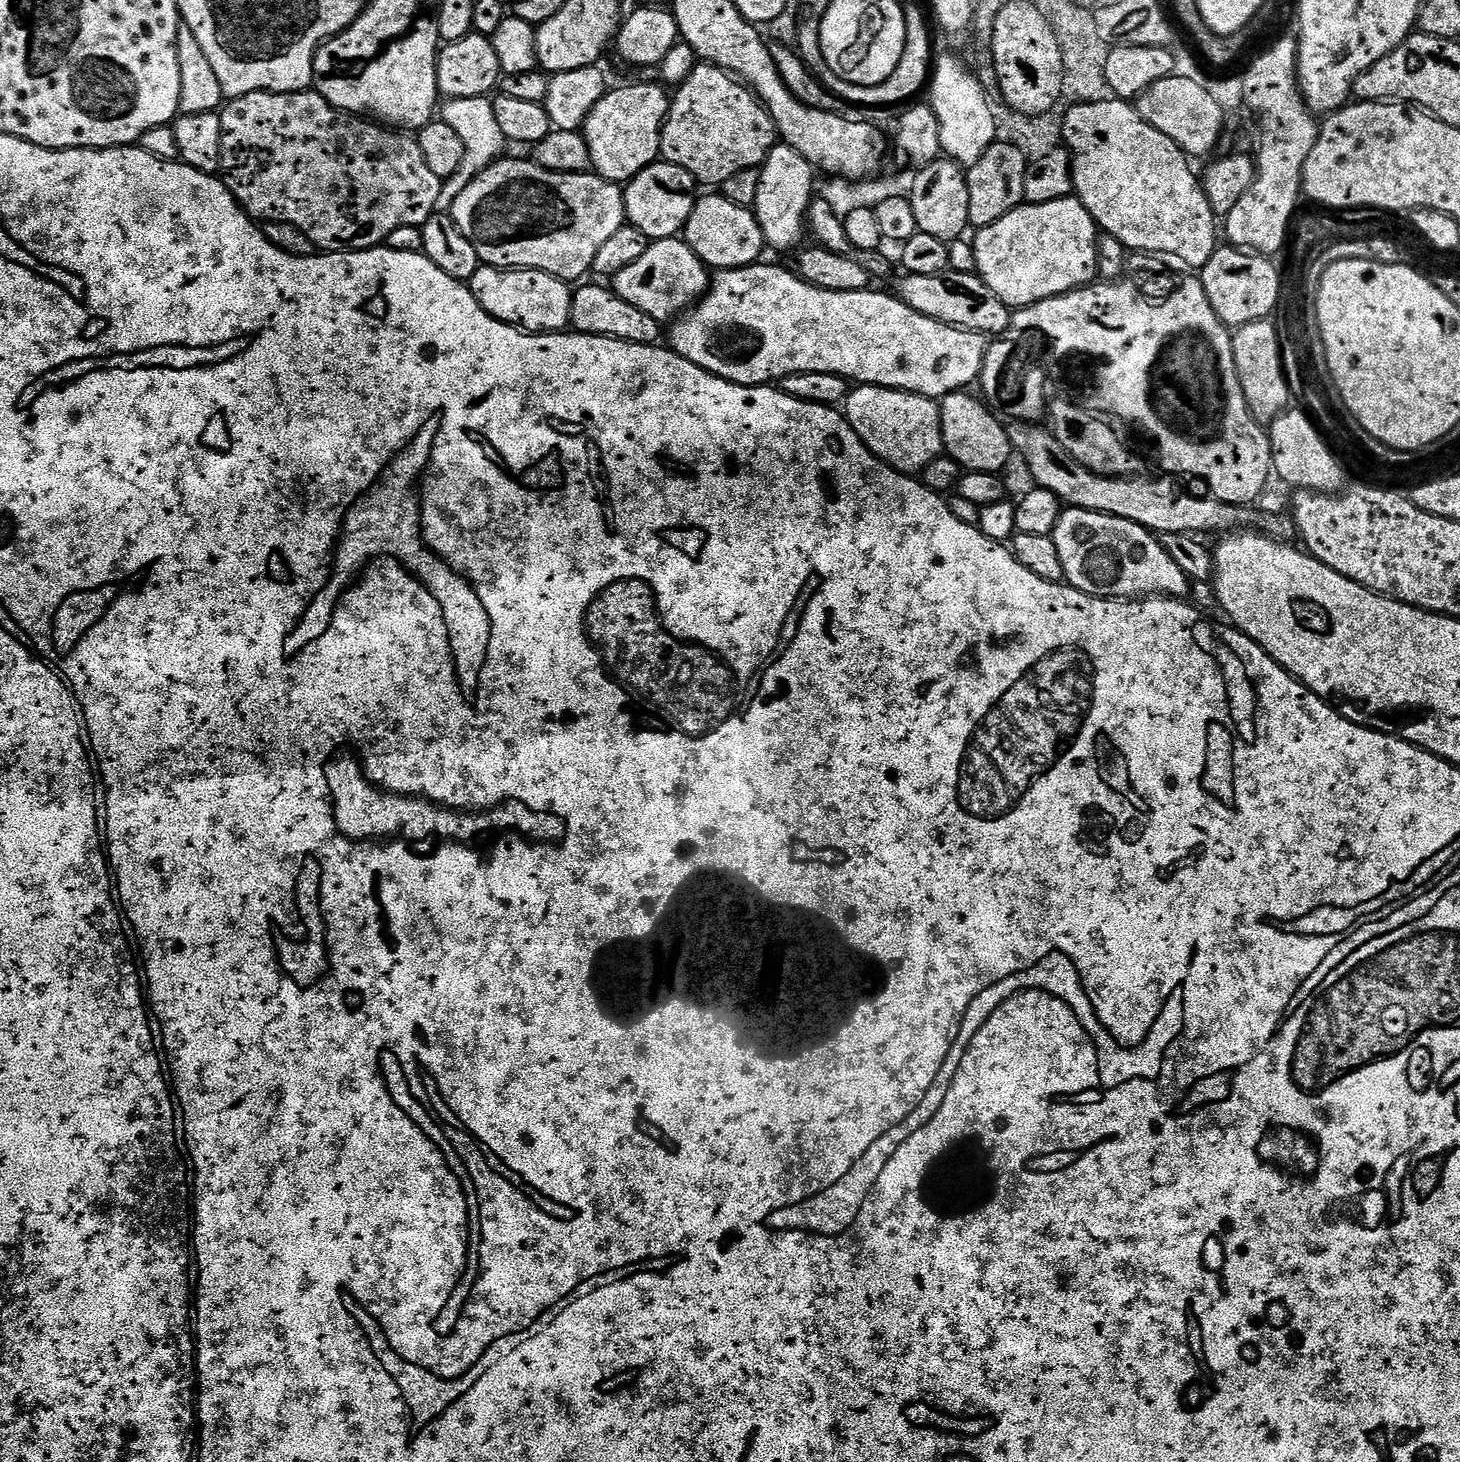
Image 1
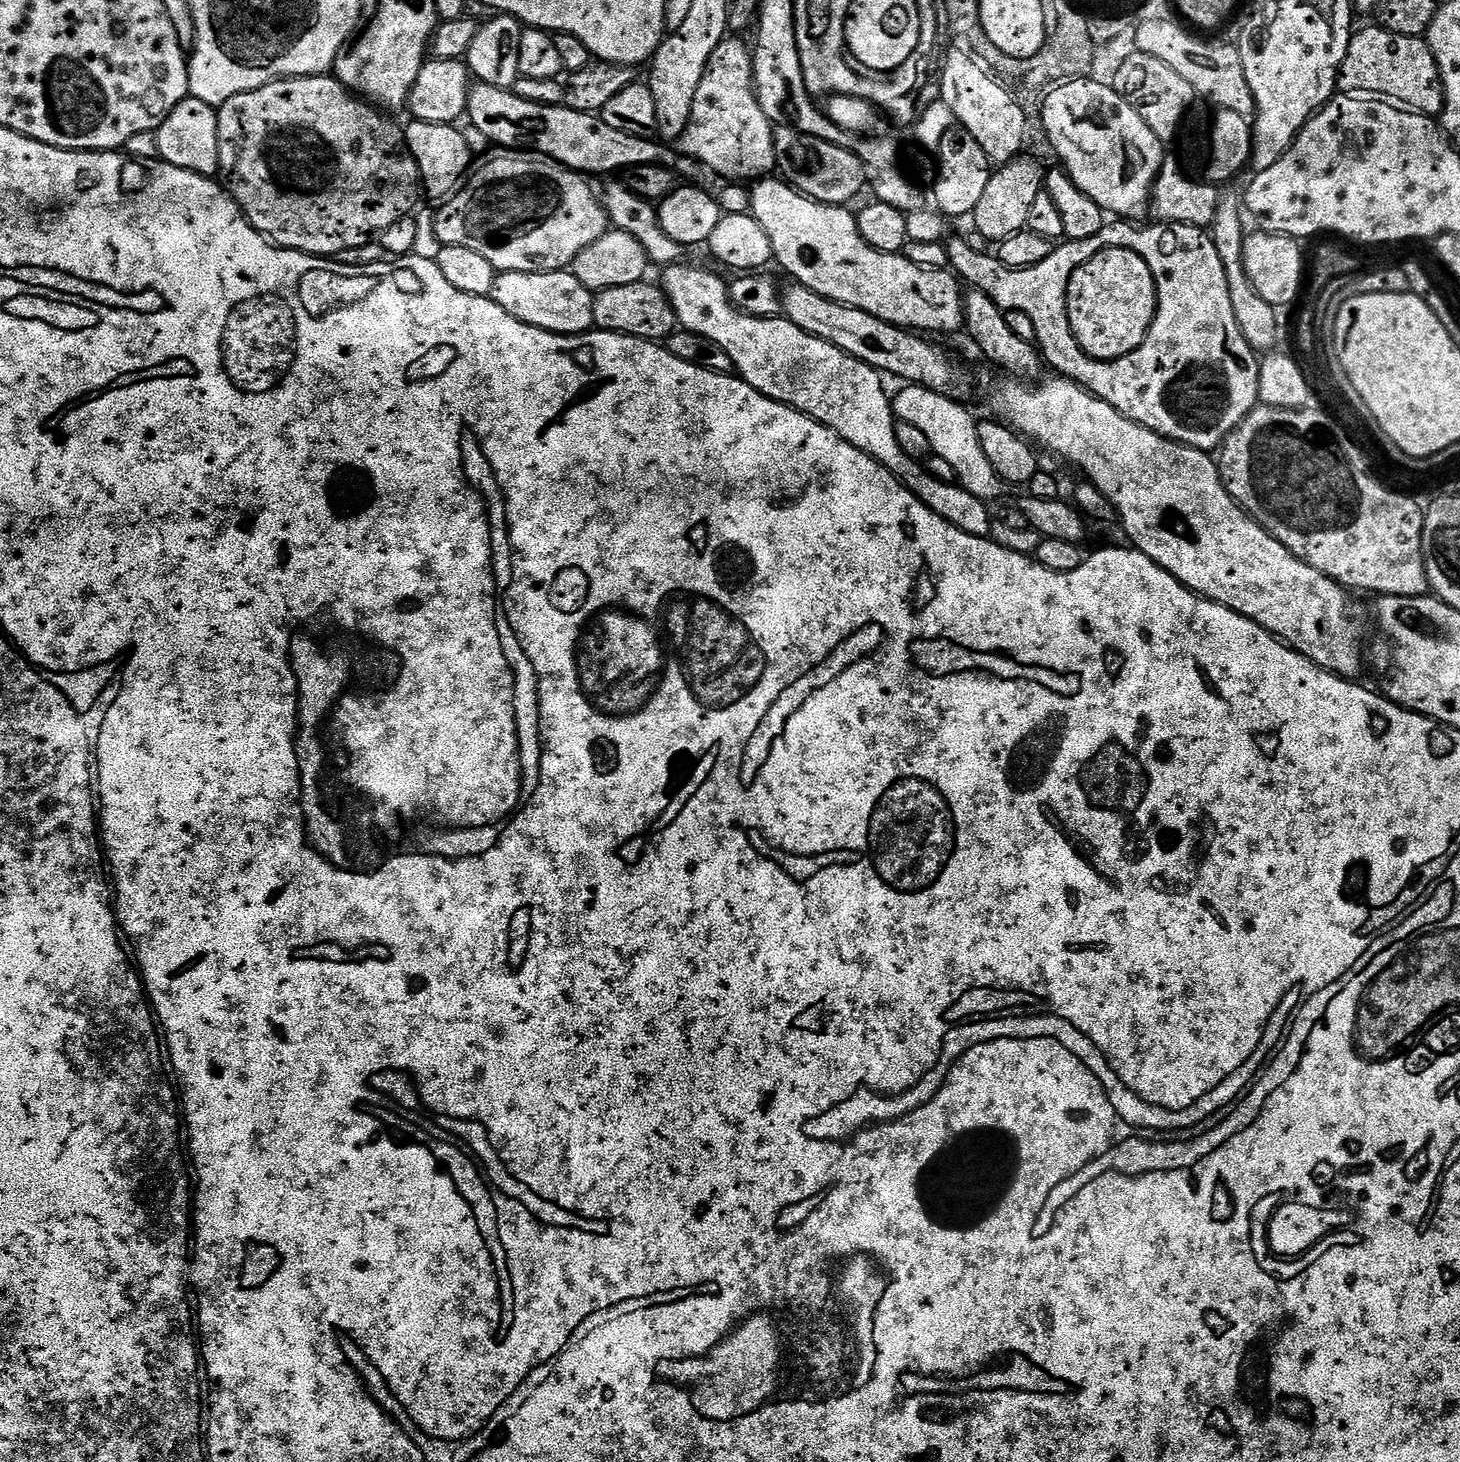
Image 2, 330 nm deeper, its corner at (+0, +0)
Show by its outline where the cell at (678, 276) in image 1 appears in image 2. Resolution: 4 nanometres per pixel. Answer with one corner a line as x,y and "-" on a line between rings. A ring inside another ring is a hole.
667,267
663,271
665,274
664,281
662,281
663,290
668,295
668,301
676,315
676,323
683,331
693,332
695,336
714,342
714,346
718,346
730,358
735,375
750,386
754,386
754,390
766,394
766,398
790,406
814,418
818,423
825,424
826,427
838,433
843,440
850,442
850,446
874,458
883,468
890,470
894,478
901,480
926,507
934,510
934,514
958,526
962,534
991,537
994,512
989,501
974,498
974,494
970,494
970,490
961,488
959,483
938,482
938,478
931,476
921,461
911,460
906,454
902,454
902,446
898,446
896,437
898,421
892,411
890,392
888,396
883,382
880,381
883,380
881,373
868,364
863,364
858,358
838,350
838,346
822,338
814,338
806,334
806,330
798,330
798,326
794,326
794,322
790,322
787,318
763,320
748,316
745,312
739,312
732,305
731,298
728,297
728,284
725,281
720,281
712,273
703,272
700,268
684,267

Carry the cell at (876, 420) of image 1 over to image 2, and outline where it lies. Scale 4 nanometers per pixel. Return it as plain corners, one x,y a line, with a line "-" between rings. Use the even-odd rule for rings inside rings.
908,384
900,393
895,393
892,400
892,411
899,423
909,424
917,430
923,430
926,438
930,441
933,453
942,458
946,458
946,462
950,462
950,466
954,466
954,474
961,488
970,490
970,494
974,494
974,498
982,498
989,502
995,500
1003,501
1004,495
1010,492
1009,485
1004,483
1002,478
998,478
998,473
994,470
994,466
990,466
986,454
982,451
982,442
978,442
978,430
976,429
977,417
972,417
972,412
959,400
952,400
949,396
938,394
929,388
923,388
920,384

